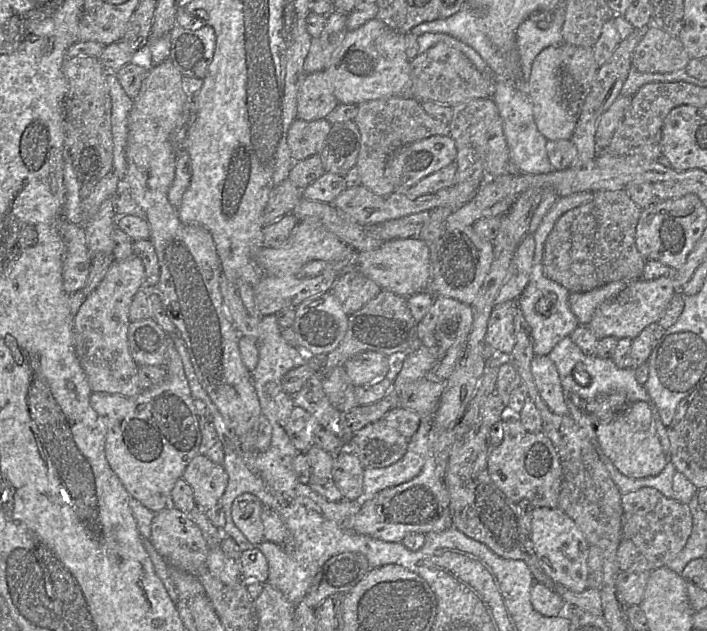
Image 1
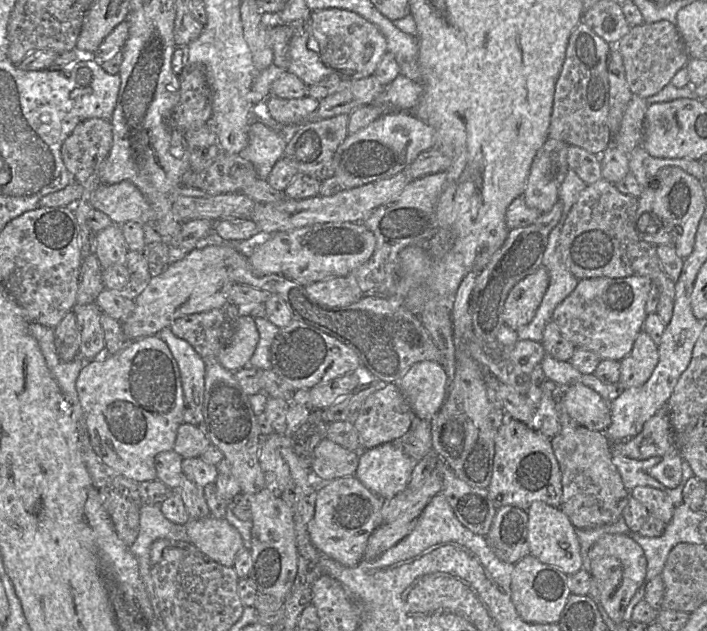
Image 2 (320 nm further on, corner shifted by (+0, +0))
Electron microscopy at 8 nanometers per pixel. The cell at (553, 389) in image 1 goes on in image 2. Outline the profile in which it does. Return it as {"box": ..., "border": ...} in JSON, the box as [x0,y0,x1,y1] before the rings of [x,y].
{"box":[563,383,611,432],"border":[[[582,383],[566,387],[563,405],[571,418],[590,430],[603,432],[611,424],[609,403]]]}

